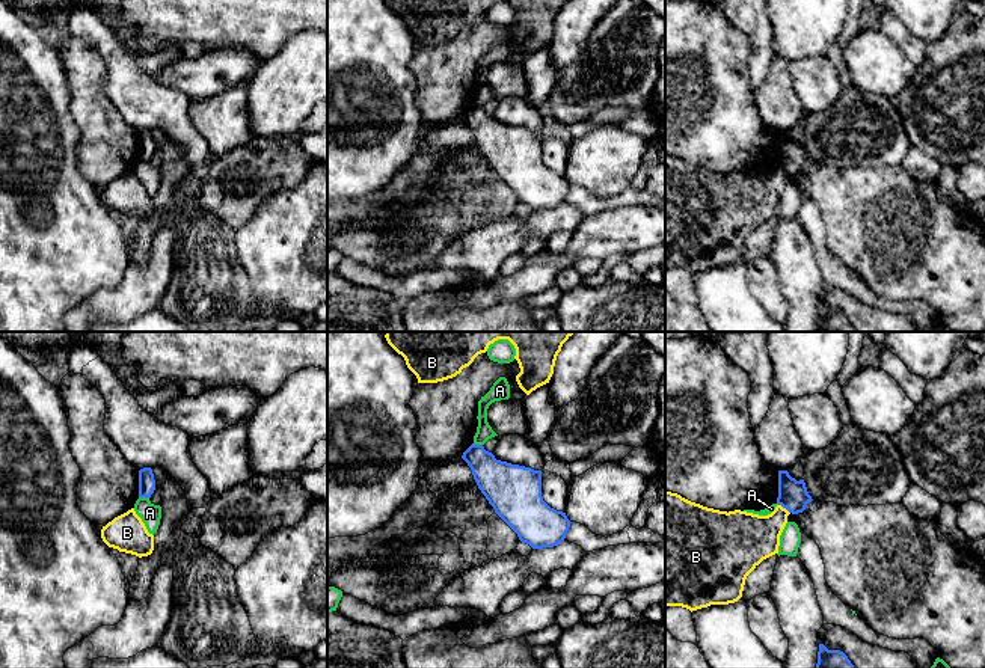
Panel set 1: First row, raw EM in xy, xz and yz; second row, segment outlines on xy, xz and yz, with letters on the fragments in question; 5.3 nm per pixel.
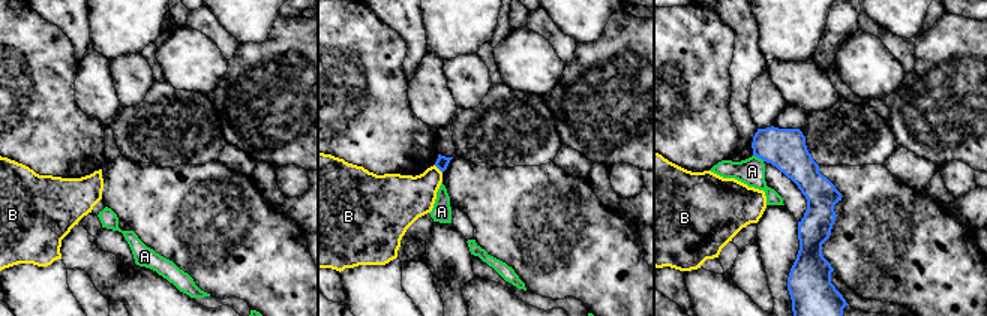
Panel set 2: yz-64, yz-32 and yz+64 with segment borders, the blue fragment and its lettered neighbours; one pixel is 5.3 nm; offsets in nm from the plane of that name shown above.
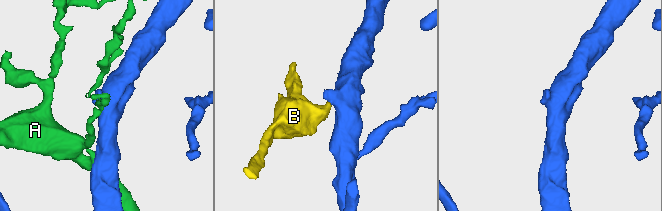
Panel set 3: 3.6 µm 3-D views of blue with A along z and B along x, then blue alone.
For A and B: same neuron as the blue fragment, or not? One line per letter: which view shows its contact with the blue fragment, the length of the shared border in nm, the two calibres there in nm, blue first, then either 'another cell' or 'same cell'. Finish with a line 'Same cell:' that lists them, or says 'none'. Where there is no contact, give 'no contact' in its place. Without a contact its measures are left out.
A: meets blue in xy; contact 60 nm long; 100 nm thick on the blue side, 110 nm on the other; another cell
B: meets blue in yz; contact 80 nm long; 160 nm thick on the blue side, 260 nm on the other; another cell
Same cell: none

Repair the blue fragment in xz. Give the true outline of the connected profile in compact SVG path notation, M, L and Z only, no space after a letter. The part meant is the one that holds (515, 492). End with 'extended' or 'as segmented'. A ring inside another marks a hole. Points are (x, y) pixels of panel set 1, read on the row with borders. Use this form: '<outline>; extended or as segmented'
M483 445L462 455L495 513L532 549L554 547L570 528L566 513L551 508L542 496L542 470L496 460Z; as segmented

